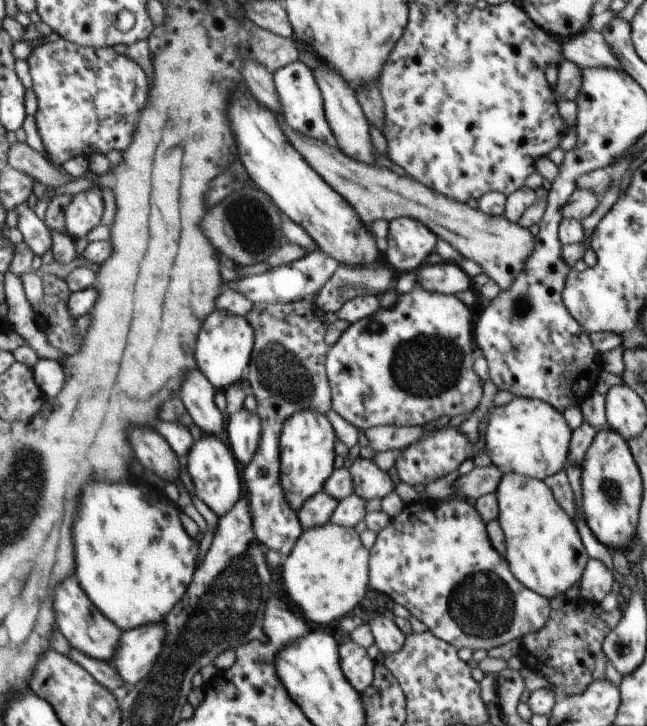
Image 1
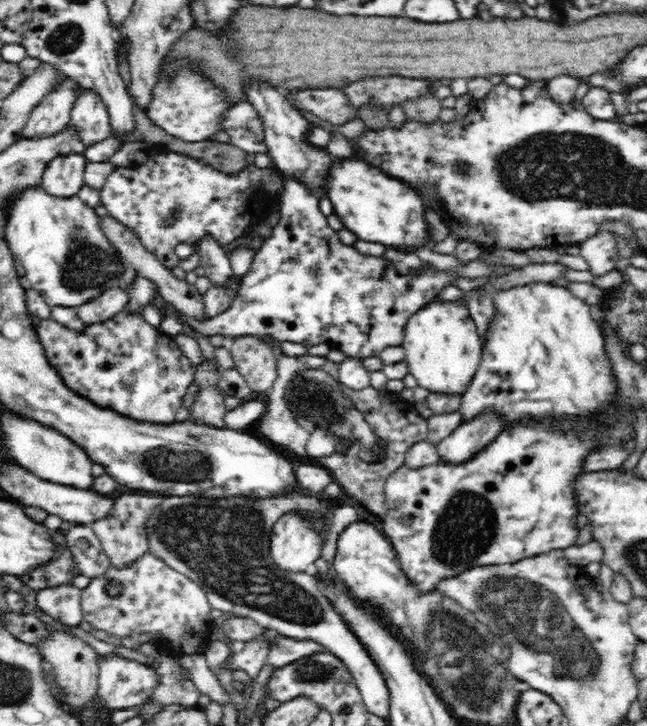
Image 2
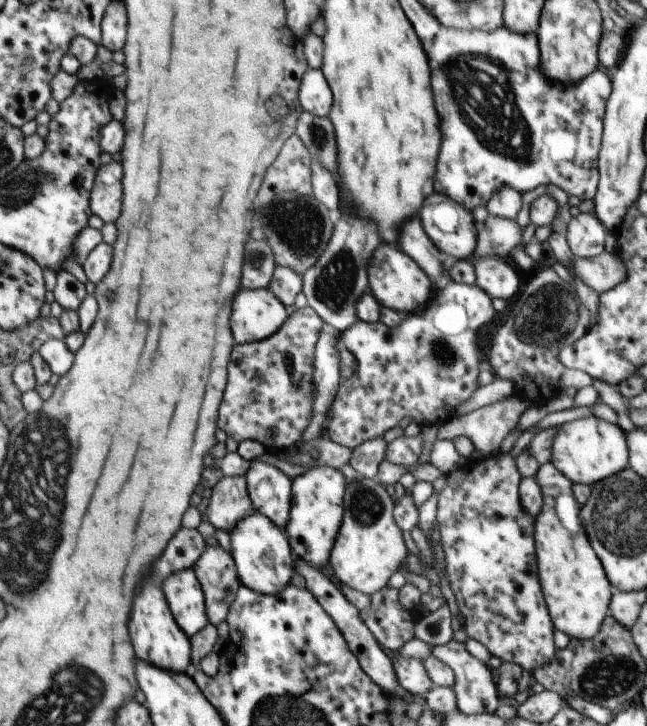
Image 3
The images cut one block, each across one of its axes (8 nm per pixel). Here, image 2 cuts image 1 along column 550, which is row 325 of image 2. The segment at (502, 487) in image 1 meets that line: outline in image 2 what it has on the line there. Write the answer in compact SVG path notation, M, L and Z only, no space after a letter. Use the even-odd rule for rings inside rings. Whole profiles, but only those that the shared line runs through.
M535 281L512 288L502 288L494 292L496 316L490 322L488 334L484 338L481 362L466 388L460 396L461 420L468 422L482 413L501 414L503 427L512 422L524 420L524 416L533 414L538 418L528 418L536 422L546 422L552 418L584 418L588 414L604 412L618 398L616 375L610 368L610 359L606 358L606 347L602 331L592 320L590 305L573 295L566 287L551 284L551 281Z

